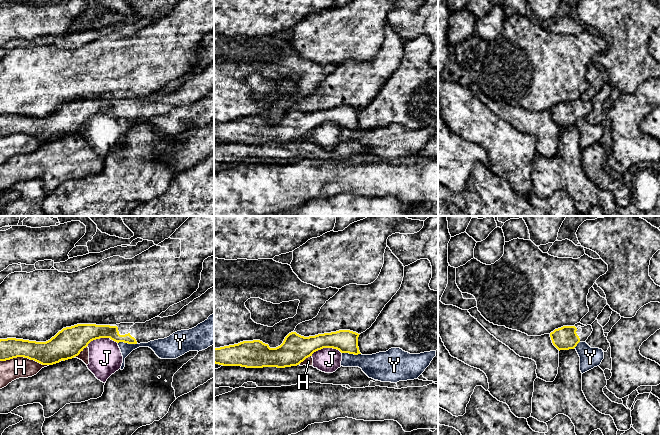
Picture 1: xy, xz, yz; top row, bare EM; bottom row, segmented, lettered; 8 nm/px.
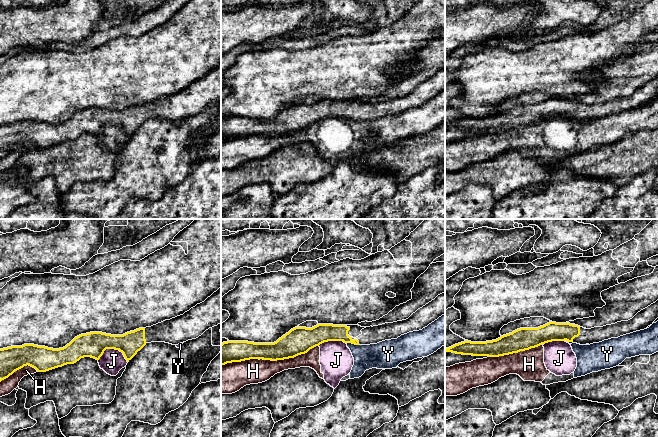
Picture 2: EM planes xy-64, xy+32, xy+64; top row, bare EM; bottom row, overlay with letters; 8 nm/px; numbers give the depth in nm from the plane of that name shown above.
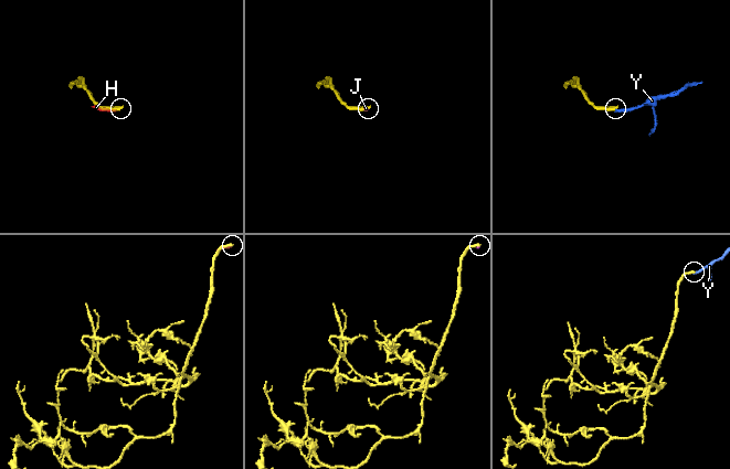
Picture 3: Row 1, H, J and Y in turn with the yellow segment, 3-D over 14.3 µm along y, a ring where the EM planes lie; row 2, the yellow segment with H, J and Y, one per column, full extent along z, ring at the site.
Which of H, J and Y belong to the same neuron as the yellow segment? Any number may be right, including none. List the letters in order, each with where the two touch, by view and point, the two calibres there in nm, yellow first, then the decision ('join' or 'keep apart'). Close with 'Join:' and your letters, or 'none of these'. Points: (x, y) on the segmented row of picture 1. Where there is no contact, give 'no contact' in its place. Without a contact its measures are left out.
H: xy (24, 357) | 200/170 nm | keep apart
J: xy (102, 337) | 220/280 nm | keep apart
Y: xy (128, 343) | 110/120 nm | keep apart
Join: none of these

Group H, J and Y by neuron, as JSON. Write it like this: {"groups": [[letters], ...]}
{"groups": [["H", "J", "Y"]]}

